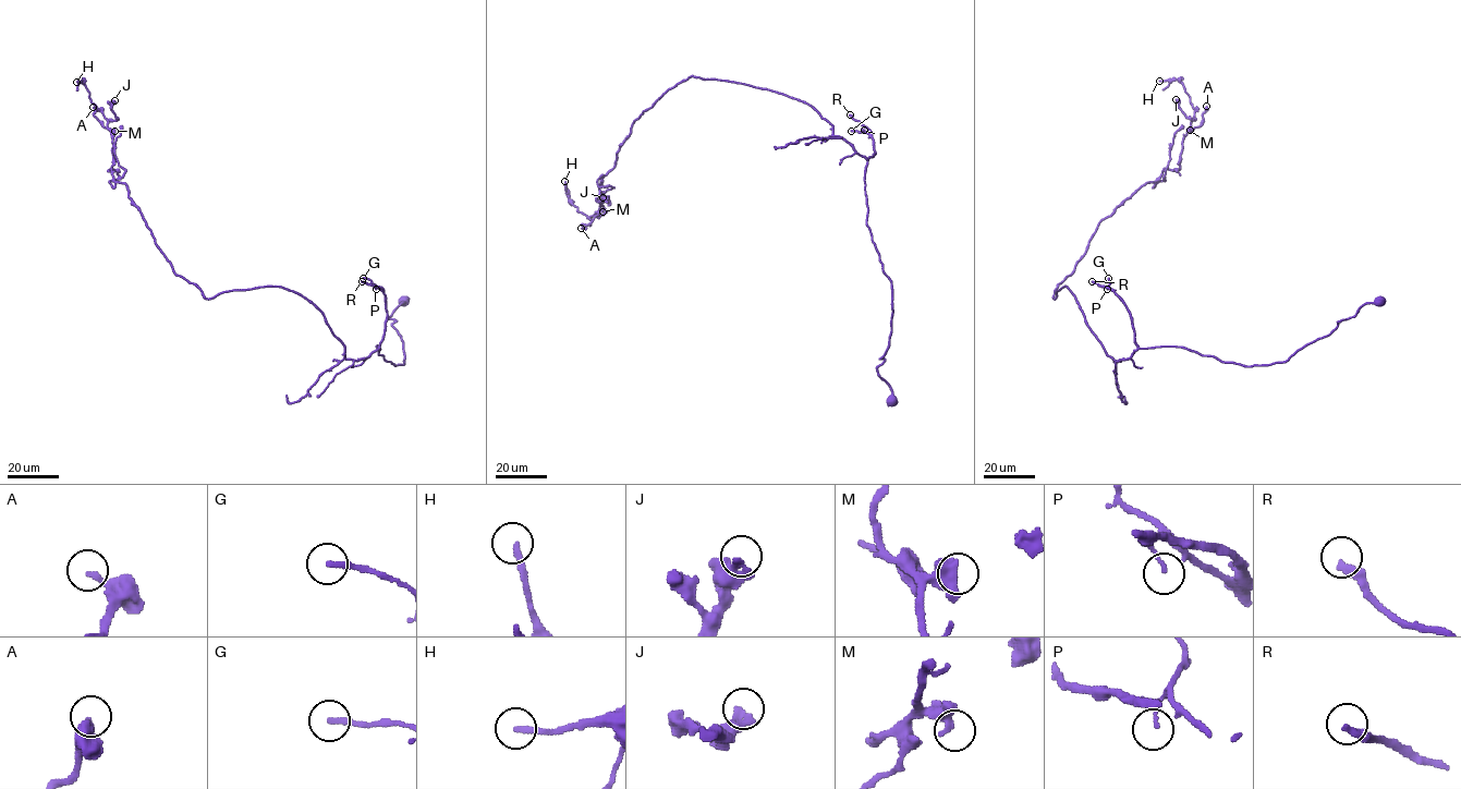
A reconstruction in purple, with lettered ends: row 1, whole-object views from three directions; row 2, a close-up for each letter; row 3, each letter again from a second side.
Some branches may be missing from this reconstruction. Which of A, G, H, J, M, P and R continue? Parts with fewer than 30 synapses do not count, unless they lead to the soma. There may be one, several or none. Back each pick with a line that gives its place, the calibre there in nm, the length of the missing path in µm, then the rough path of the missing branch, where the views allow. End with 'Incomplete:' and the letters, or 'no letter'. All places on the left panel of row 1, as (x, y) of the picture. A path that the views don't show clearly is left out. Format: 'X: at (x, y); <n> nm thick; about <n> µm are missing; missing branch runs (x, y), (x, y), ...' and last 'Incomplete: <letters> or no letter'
Incomplete: no letter

